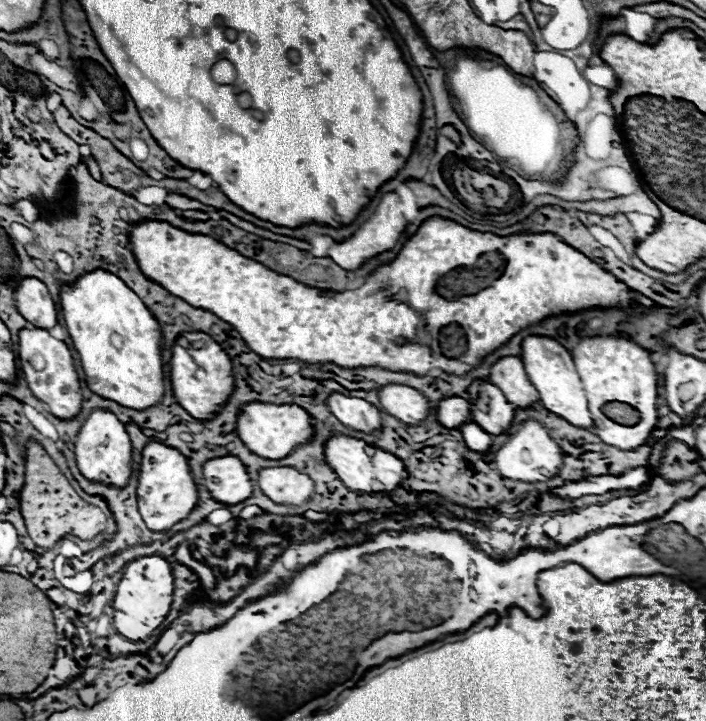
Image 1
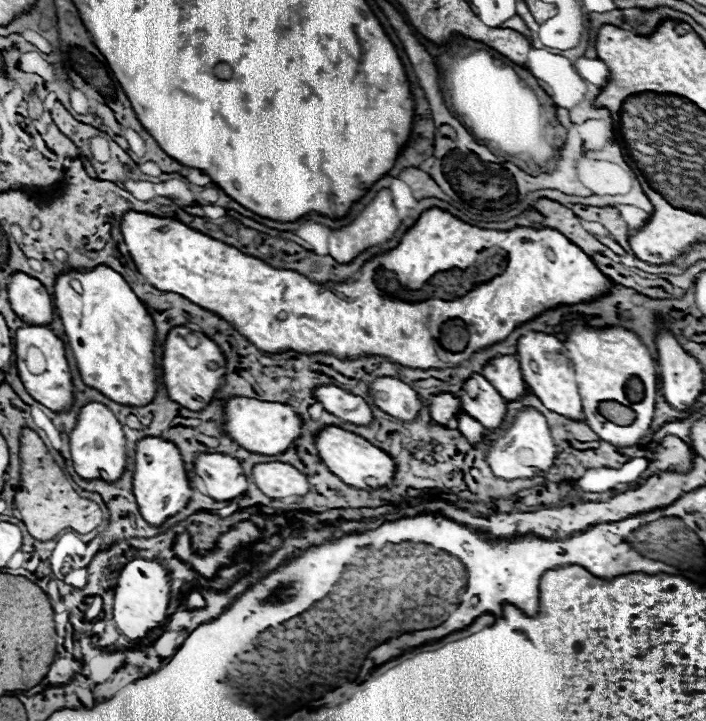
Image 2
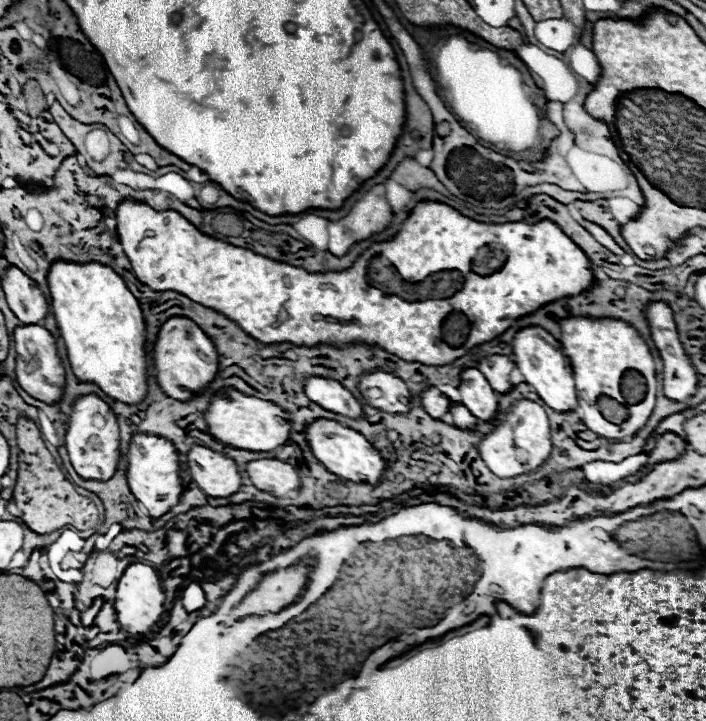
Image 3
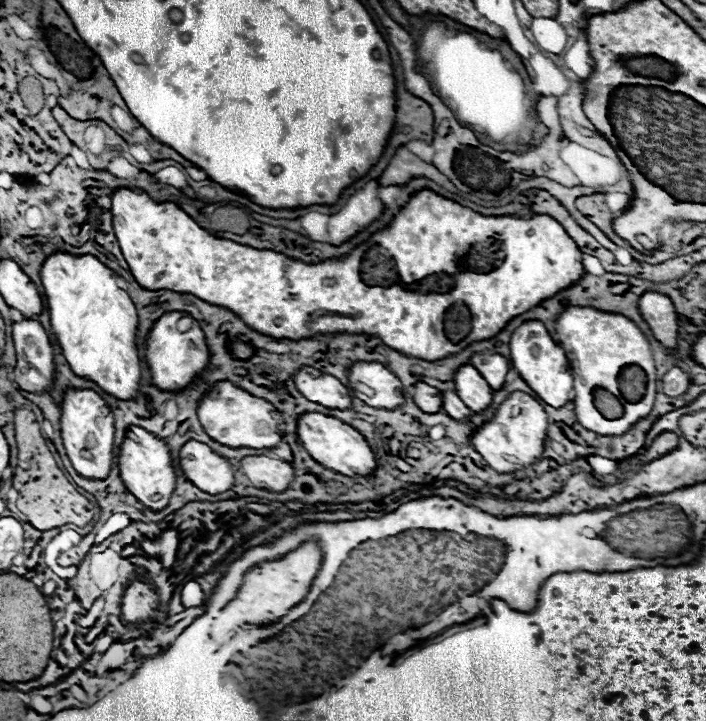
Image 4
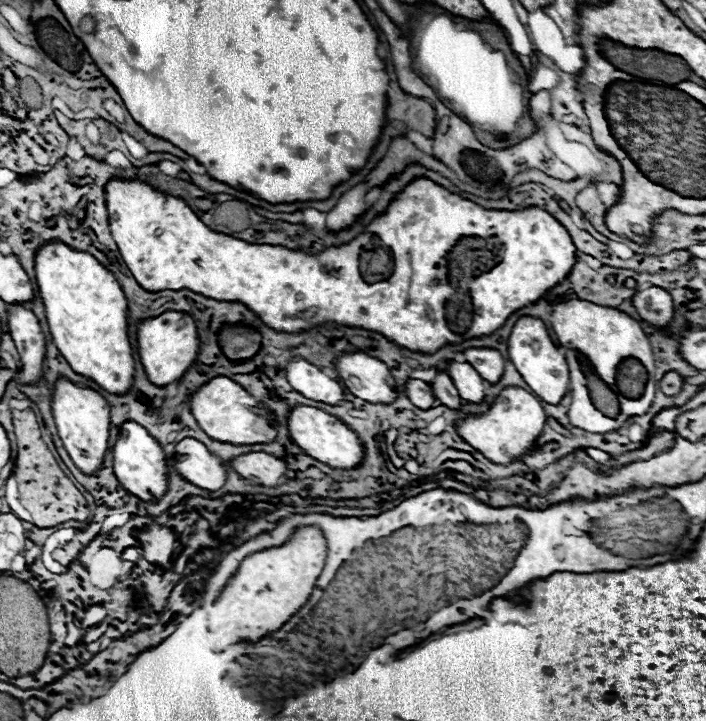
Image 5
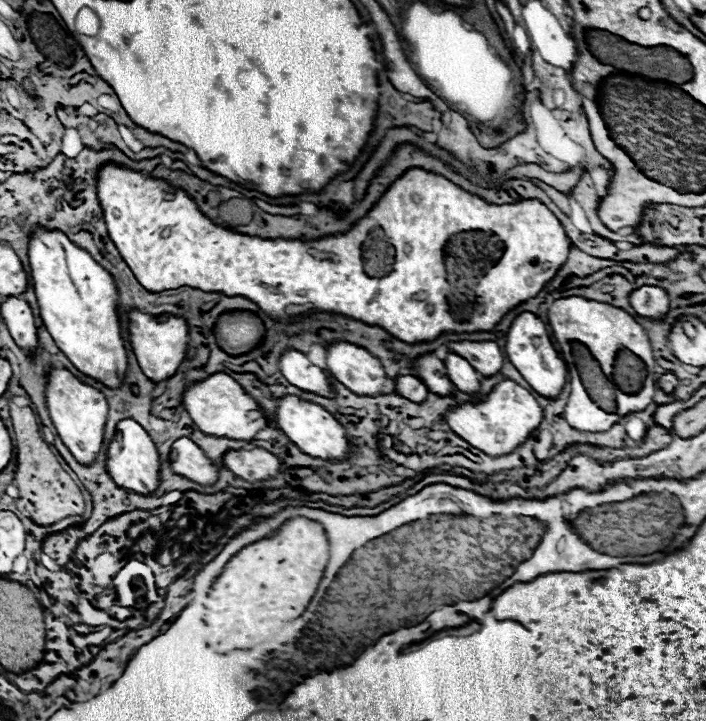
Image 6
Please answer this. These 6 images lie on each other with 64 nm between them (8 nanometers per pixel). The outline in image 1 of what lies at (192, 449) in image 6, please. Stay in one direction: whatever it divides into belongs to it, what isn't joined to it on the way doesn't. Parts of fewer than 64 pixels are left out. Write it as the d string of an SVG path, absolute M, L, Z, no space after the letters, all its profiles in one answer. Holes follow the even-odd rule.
M236 456L212 458L204 464L204 486L216 502L236 506L252 496L252 480Z

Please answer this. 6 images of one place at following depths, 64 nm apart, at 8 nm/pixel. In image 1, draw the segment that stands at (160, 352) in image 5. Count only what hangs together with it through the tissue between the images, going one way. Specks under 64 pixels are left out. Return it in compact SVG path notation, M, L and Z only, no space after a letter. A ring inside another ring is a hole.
M182 334L172 350L170 380L180 406L184 406L184 410L188 410L188 414L196 420L210 420L226 406L230 394L234 392L232 360L208 334Z

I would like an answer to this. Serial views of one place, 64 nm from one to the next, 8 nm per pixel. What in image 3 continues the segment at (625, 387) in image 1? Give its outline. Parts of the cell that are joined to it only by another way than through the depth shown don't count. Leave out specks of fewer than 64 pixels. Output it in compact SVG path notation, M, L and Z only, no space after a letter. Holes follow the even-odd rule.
M568 318L562 322L562 336L560 336L560 344L564 346L566 356L572 362L572 370L574 370L574 380L576 380L576 394L578 394L578 408L576 414L578 418L598 436L608 438L608 440L626 440L636 436L648 422L648 418L652 416L654 410L654 402L656 402L656 370L654 370L654 360L652 360L652 352L648 348L648 344L644 342L644 338L626 322L620 320L590 320L590 318ZM626 370L636 370L646 378L646 398L640 404L626 404L626 400L622 398L620 392L620 380L624 376ZM600 396L608 396L614 398L618 402L622 402L624 406L628 406L630 410L630 418L628 422L616 426L612 422L608 422L596 406L596 400Z

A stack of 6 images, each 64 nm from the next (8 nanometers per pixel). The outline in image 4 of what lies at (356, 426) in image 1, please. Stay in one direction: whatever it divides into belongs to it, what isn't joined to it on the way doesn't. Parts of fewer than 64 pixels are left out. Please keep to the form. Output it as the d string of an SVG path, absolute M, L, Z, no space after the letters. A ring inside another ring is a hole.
M302 368L296 374L296 388L310 402L322 404L326 408L332 408L332 410L350 410L352 408L350 390L344 384L340 384L334 376L322 374L314 368Z

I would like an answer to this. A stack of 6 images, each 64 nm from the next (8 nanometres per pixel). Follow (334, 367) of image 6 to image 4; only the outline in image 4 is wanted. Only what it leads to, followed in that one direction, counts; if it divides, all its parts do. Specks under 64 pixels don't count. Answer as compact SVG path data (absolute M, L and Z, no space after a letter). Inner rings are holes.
M356 362L348 378L352 394L372 408L396 410L406 402L402 382L378 362Z

